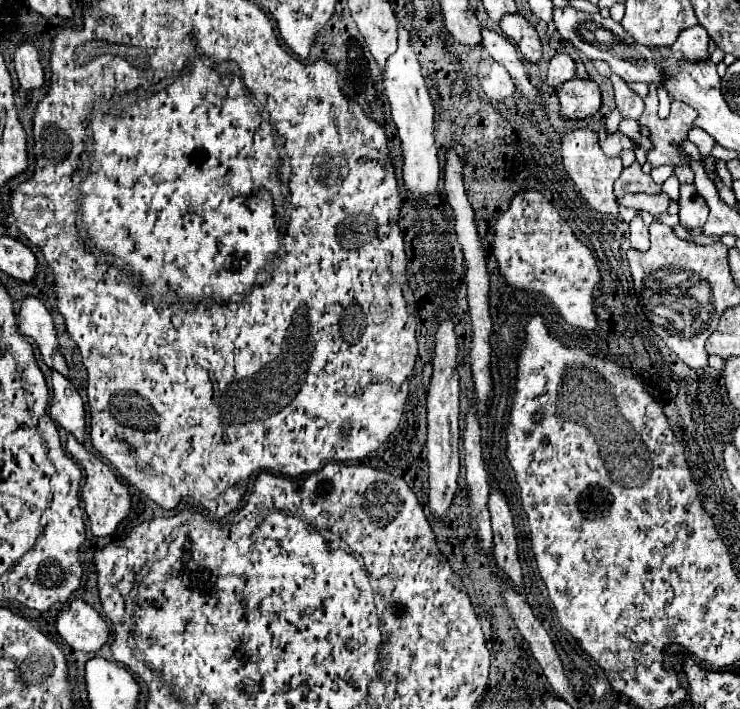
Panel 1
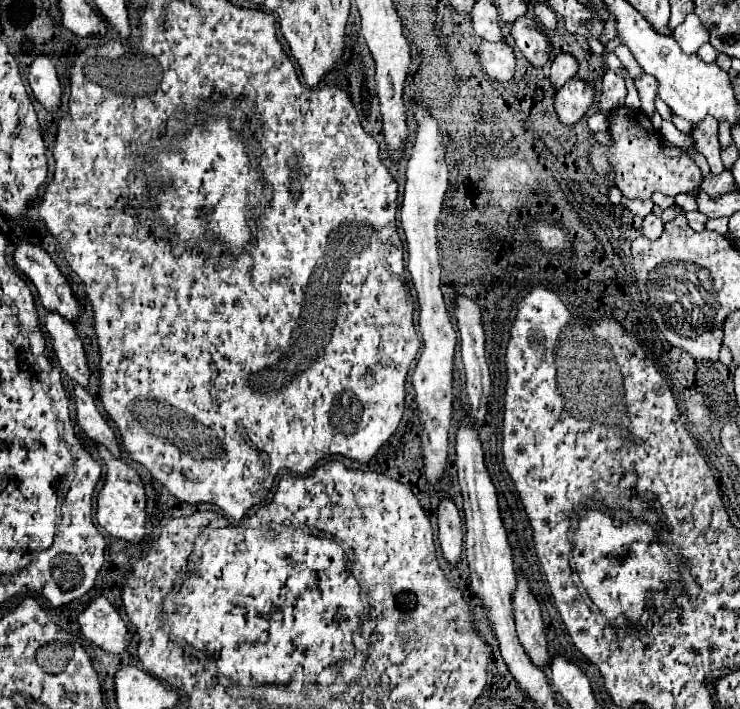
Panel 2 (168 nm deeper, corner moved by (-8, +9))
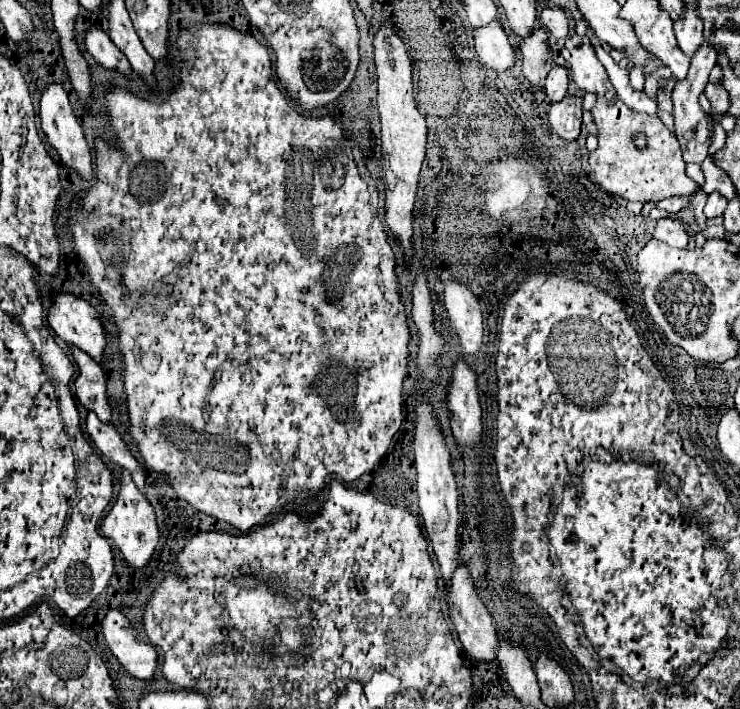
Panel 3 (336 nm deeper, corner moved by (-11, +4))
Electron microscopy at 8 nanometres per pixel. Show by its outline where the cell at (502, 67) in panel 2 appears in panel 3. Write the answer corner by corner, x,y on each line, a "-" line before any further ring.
491,23
491,27
479,27
475,31
475,51
489,69
493,71
507,71
515,65
515,49
511,47
507,33
503,31
501,23

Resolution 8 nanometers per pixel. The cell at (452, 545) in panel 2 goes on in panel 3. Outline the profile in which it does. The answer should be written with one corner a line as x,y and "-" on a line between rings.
459,563
459,567
451,575
451,583
447,587
447,605
449,605
449,617
451,617
451,621
455,625
455,631
459,635
461,645
465,647
465,651
473,659
493,661
495,663
495,647
497,647
495,625
493,625
493,619
491,619
487,607
477,597
471,573
469,573
469,569
467,569
465,563

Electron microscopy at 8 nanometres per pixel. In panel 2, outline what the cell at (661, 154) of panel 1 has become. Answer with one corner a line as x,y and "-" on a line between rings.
642,74
640,78
634,78
634,84
636,84
636,90
640,92
640,110
644,110
646,116
652,116
652,112
656,110
654,108
654,98
658,96
658,88
656,88
656,82
652,76
648,74

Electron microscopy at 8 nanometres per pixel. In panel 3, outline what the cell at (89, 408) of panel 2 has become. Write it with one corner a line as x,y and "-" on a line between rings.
89,411
87,415
87,421
85,421
85,427
87,427
87,433
89,437
93,439
95,447
105,455
109,457
113,463
117,463
119,467
127,469
135,481
135,485
143,491
143,485
145,485
145,473
143,473
143,467
137,463
137,459
131,455
131,451
127,449
127,445
123,443
121,435
115,431
115,427
111,423
103,423
97,419
95,411

